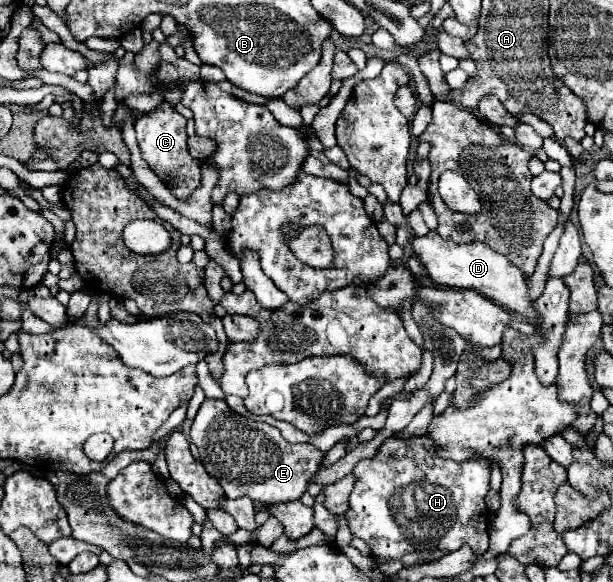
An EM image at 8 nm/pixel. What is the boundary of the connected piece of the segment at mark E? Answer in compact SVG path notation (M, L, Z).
M204 399L194 417L190 441L198 447L206 471L218 479L228 499L250 497L254 503L270 505L300 499L308 479L320 467L322 451L310 443L288 443L276 427L256 421L252 421L252 435L238 435L246 425L248 423L232 413L222 399Z

